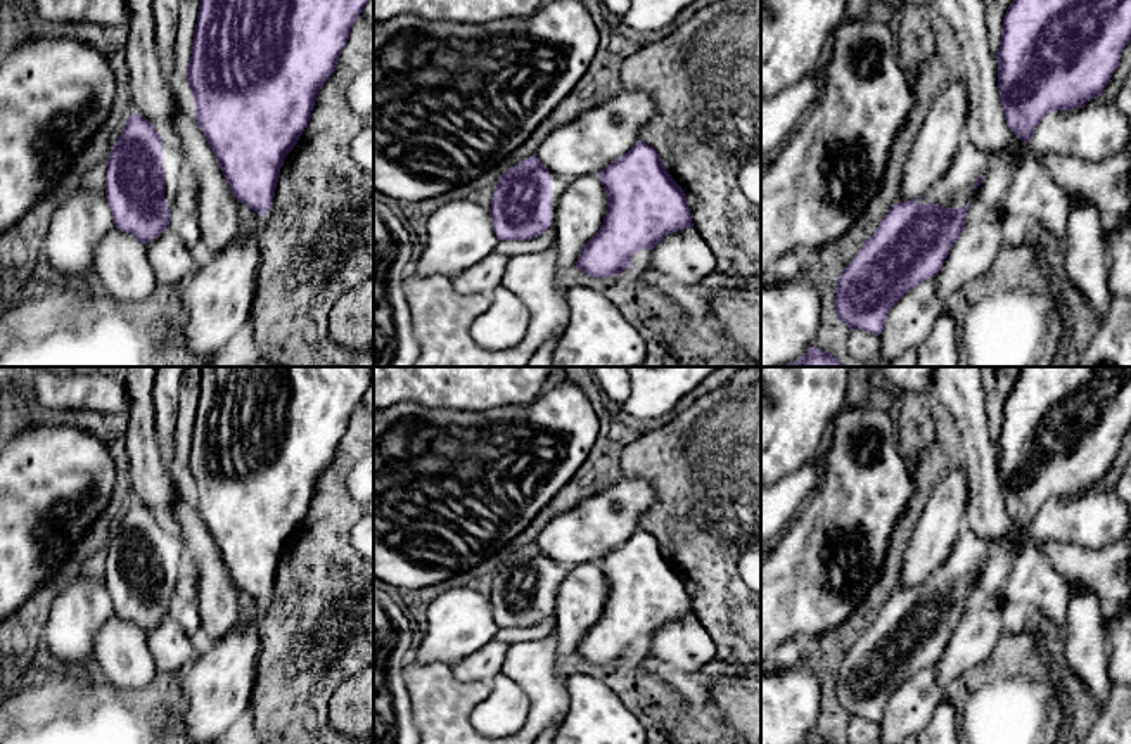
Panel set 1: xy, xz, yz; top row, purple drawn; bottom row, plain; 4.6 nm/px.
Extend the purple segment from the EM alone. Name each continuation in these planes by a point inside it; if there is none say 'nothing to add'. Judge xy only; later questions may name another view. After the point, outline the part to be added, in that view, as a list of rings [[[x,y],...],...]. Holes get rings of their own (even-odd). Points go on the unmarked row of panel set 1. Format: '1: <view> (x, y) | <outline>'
1: xy (173, 552) | [[[166,528],[161,529],[161,536],[164,540],[163,543],[164,588],[168,595],[173,597],[178,581],[180,562],[185,559],[185,550],[182,540]]]

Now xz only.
1: xz (559, 571) | [[[548,561],[550,569],[552,569],[552,607],[555,609],[555,593],[559,590],[559,585],[564,581],[567,576],[569,569],[555,561]]]

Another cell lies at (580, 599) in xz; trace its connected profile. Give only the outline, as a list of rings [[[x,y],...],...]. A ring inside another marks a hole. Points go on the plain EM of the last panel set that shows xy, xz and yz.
[[[598,562],[569,569],[555,593],[557,664],[571,670],[583,633],[600,618],[607,602],[607,581]]]

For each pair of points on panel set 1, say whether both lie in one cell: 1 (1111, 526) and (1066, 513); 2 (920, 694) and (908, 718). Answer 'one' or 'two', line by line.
1: one
2: one

